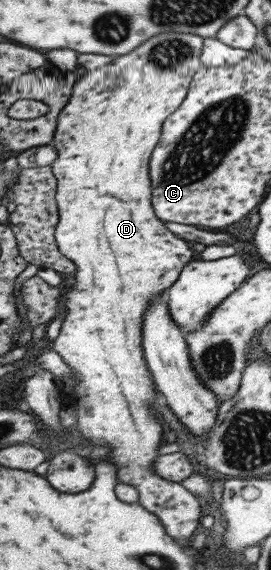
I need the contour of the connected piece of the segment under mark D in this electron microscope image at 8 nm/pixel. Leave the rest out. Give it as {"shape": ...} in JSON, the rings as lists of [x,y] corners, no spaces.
{"shape":[[[156,34],[154,38],[148,38],[146,42],[142,42],[138,48],[134,48],[128,54],[115,57],[108,64],[97,69],[87,71],[80,78],[72,80],[71,95],[68,102],[60,109],[56,119],[56,128],[52,139],[52,147],[57,152],[56,158],[51,162],[50,168],[56,179],[55,201],[57,204],[58,222],[55,226],[55,243],[60,254],[63,254],[68,260],[75,264],[74,284],[70,287],[63,287],[60,298],[59,308],[66,307],[64,319],[58,331],[57,337],[50,342],[50,347],[57,352],[61,359],[71,368],[70,393],[64,393],[65,386],[60,381],[55,382],[57,388],[57,396],[59,402],[64,406],[68,406],[76,410],[76,423],[72,425],[72,432],[76,438],[86,442],[91,447],[104,447],[110,449],[110,455],[104,460],[106,463],[112,463],[117,469],[115,470],[118,483],[133,486],[138,491],[137,504],[142,506],[150,514],[161,522],[165,533],[176,540],[186,540],[192,534],[199,530],[199,522],[201,517],[200,503],[196,497],[188,490],[184,489],[178,482],[170,482],[156,476],[151,470],[151,464],[157,457],[156,451],[160,448],[162,428],[156,420],[156,412],[154,412],[154,400],[156,398],[156,388],[152,384],[152,376],[147,369],[141,347],[141,326],[143,312],[147,304],[154,299],[164,296],[164,291],[171,286],[176,280],[180,269],[190,262],[196,254],[189,247],[190,243],[175,234],[172,234],[164,225],[163,221],[156,218],[150,202],[150,181],[148,176],[148,161],[153,148],[157,145],[160,136],[160,128],[162,122],[171,113],[179,107],[182,99],[187,93],[193,74],[201,67],[199,54],[203,38],[194,34]]]}

